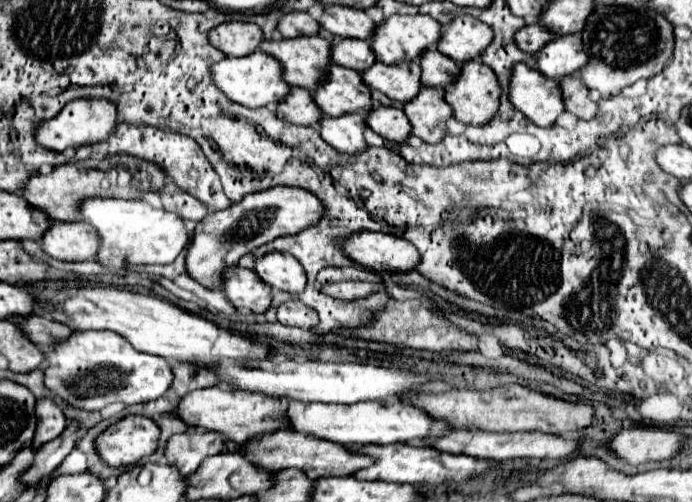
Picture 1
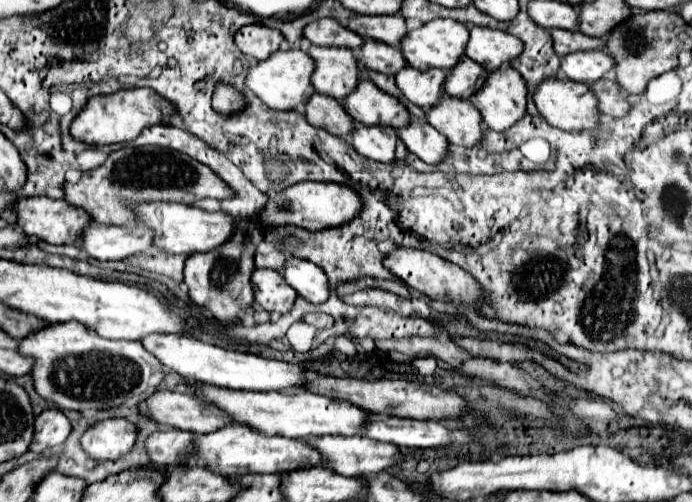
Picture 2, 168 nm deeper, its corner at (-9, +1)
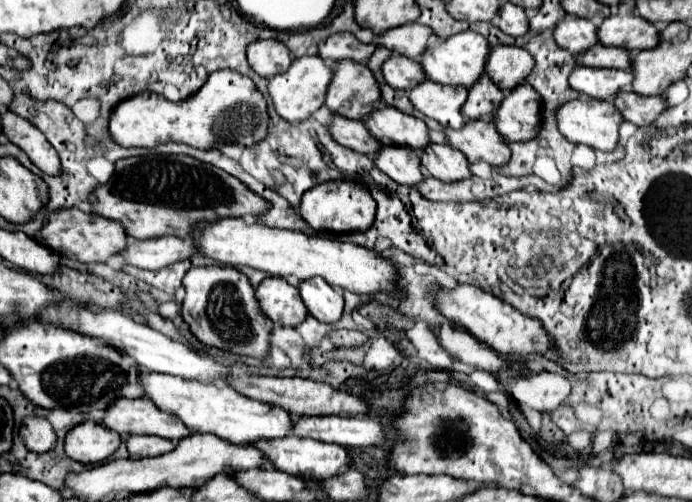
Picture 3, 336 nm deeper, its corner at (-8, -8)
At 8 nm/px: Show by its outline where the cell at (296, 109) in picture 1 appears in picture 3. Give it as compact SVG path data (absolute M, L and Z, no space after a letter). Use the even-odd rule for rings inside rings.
M335 116L333 124L329 126L331 136L345 148L351 148L355 152L375 156L383 146L367 132L361 120L349 120L343 116Z

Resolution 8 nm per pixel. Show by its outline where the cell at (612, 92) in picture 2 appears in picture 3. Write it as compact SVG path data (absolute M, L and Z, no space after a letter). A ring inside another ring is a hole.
M619 92L613 102L623 118L637 126L649 126L657 120L661 112L667 110L667 102L663 96L639 96L635 92Z

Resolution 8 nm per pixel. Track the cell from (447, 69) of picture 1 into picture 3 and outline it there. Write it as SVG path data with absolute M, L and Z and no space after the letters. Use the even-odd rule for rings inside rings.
M485 74L481 80L477 80L475 88L469 90L469 98L463 106L463 116L467 120L479 120L479 118L491 118L493 120L503 98L505 98L505 94Z

